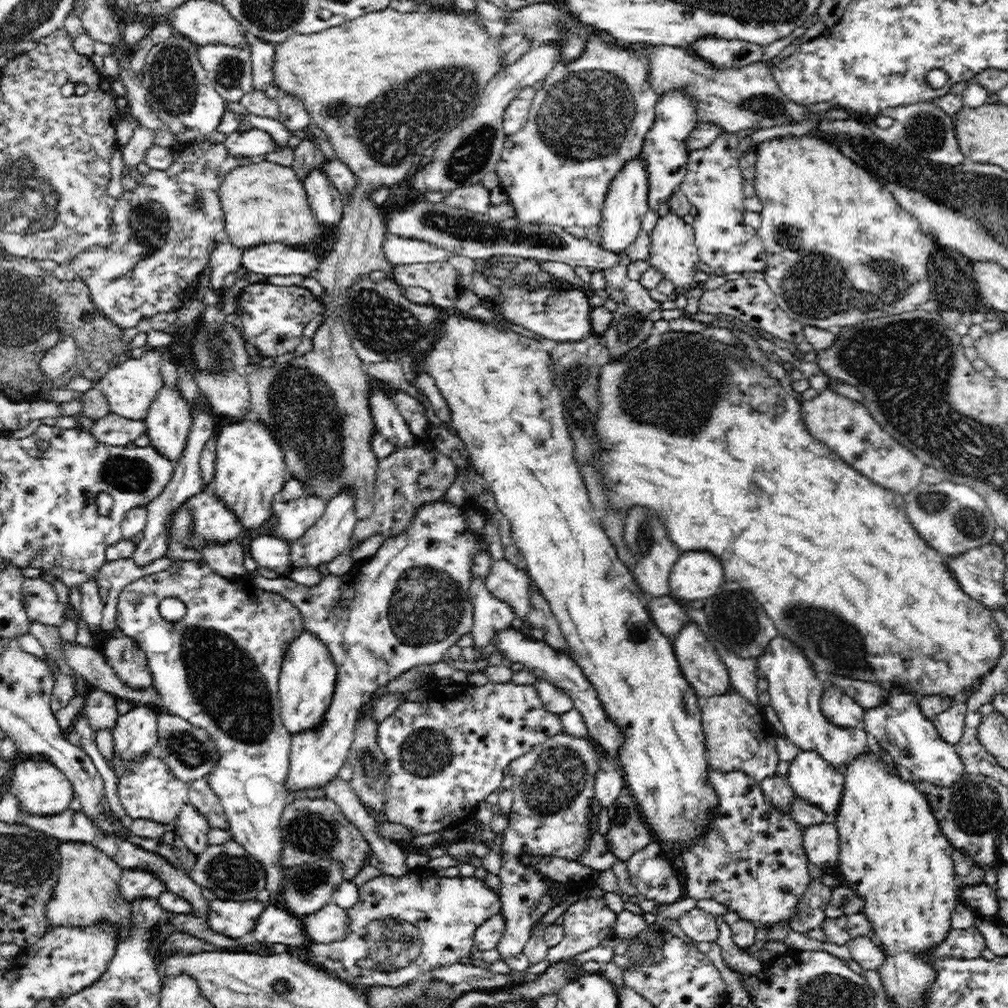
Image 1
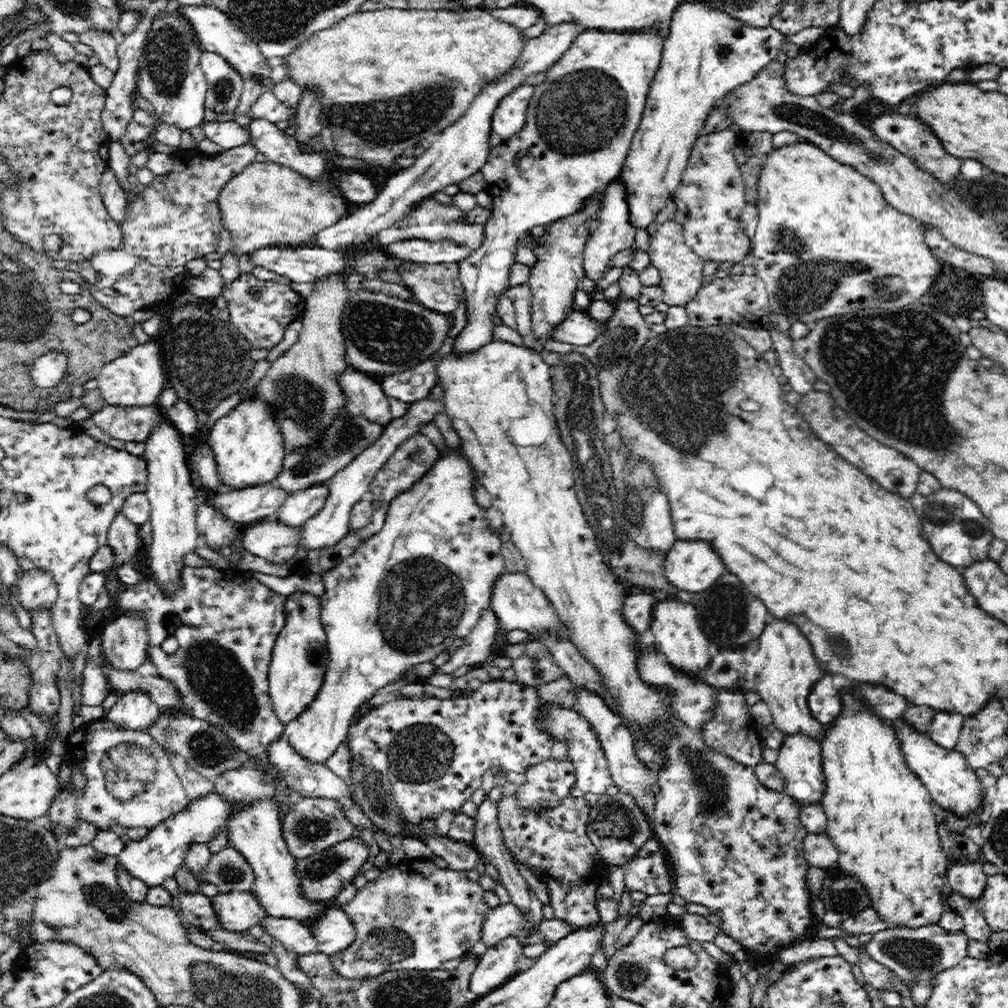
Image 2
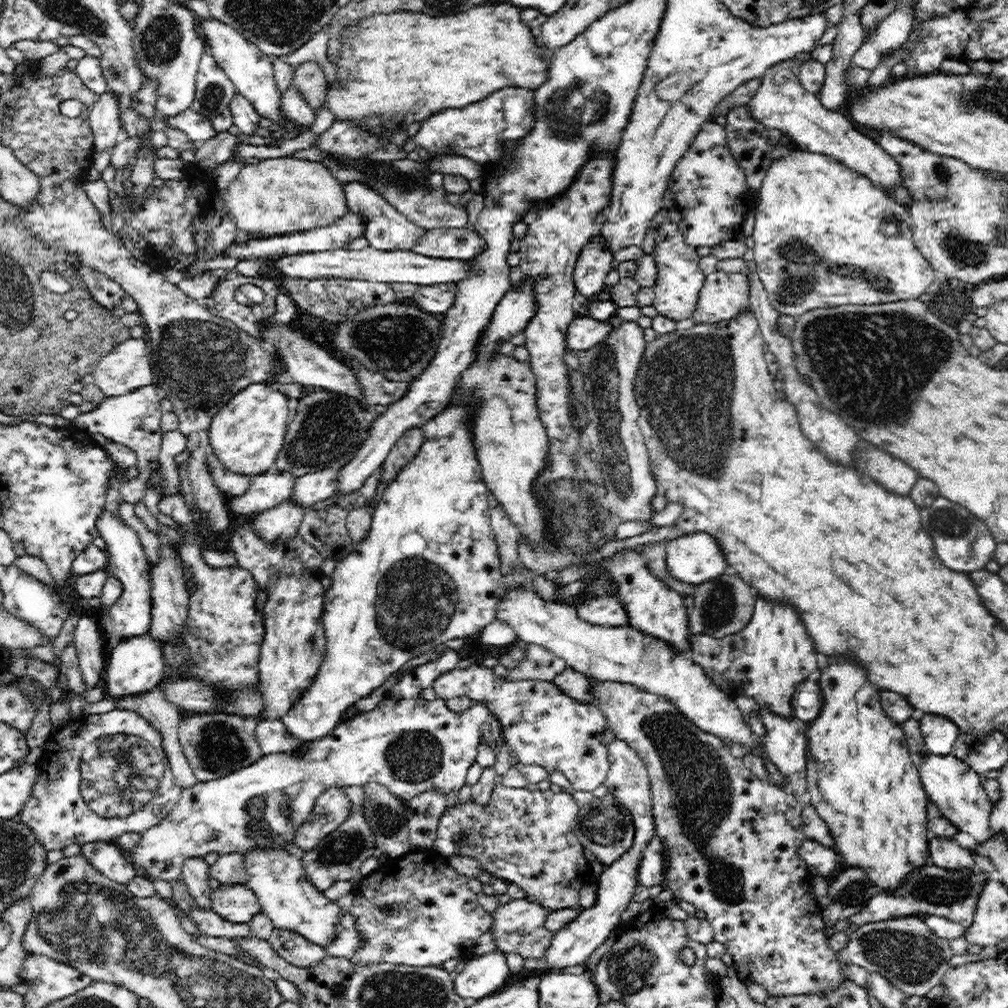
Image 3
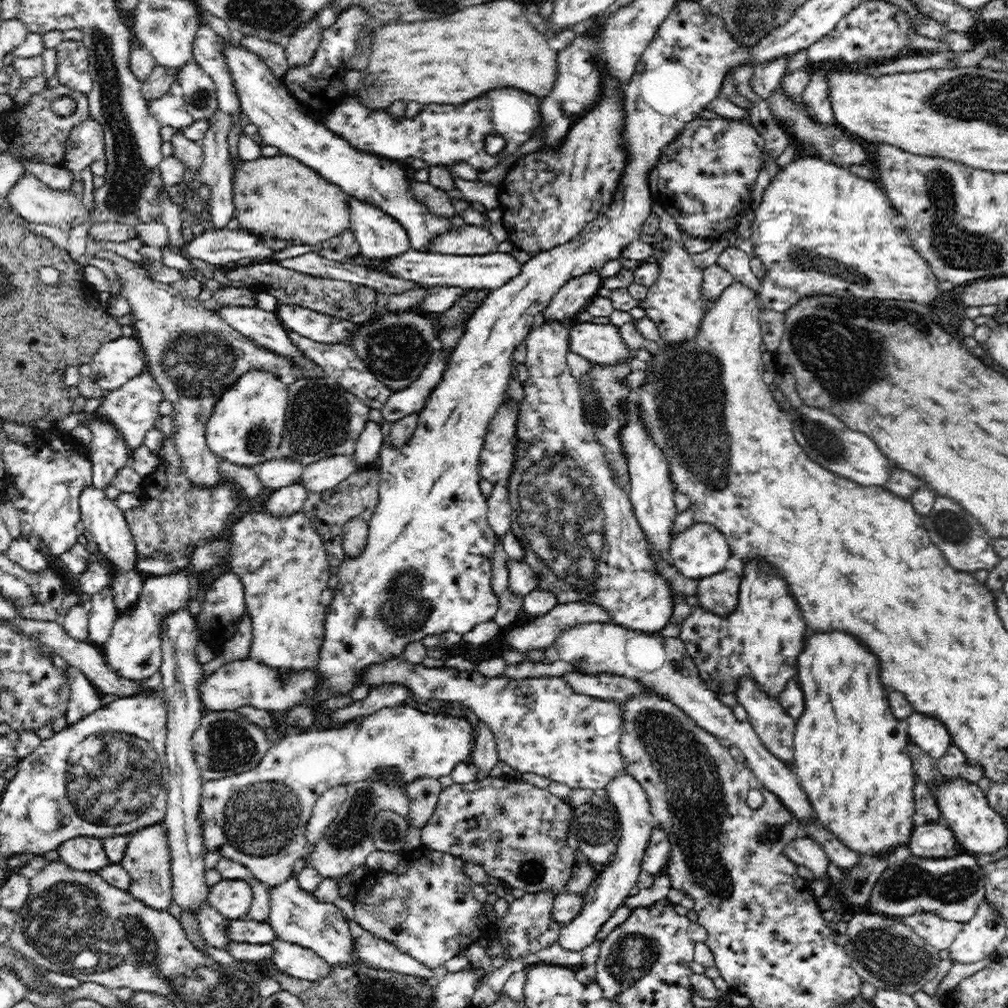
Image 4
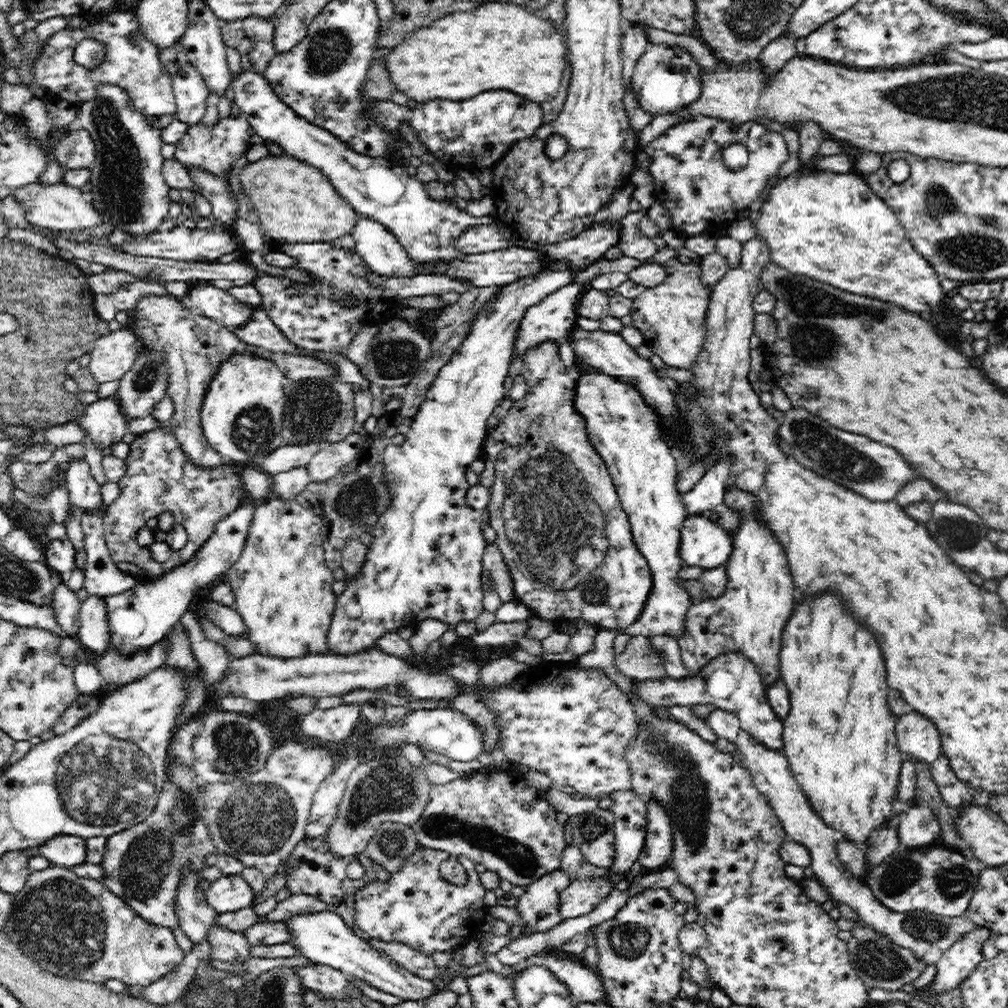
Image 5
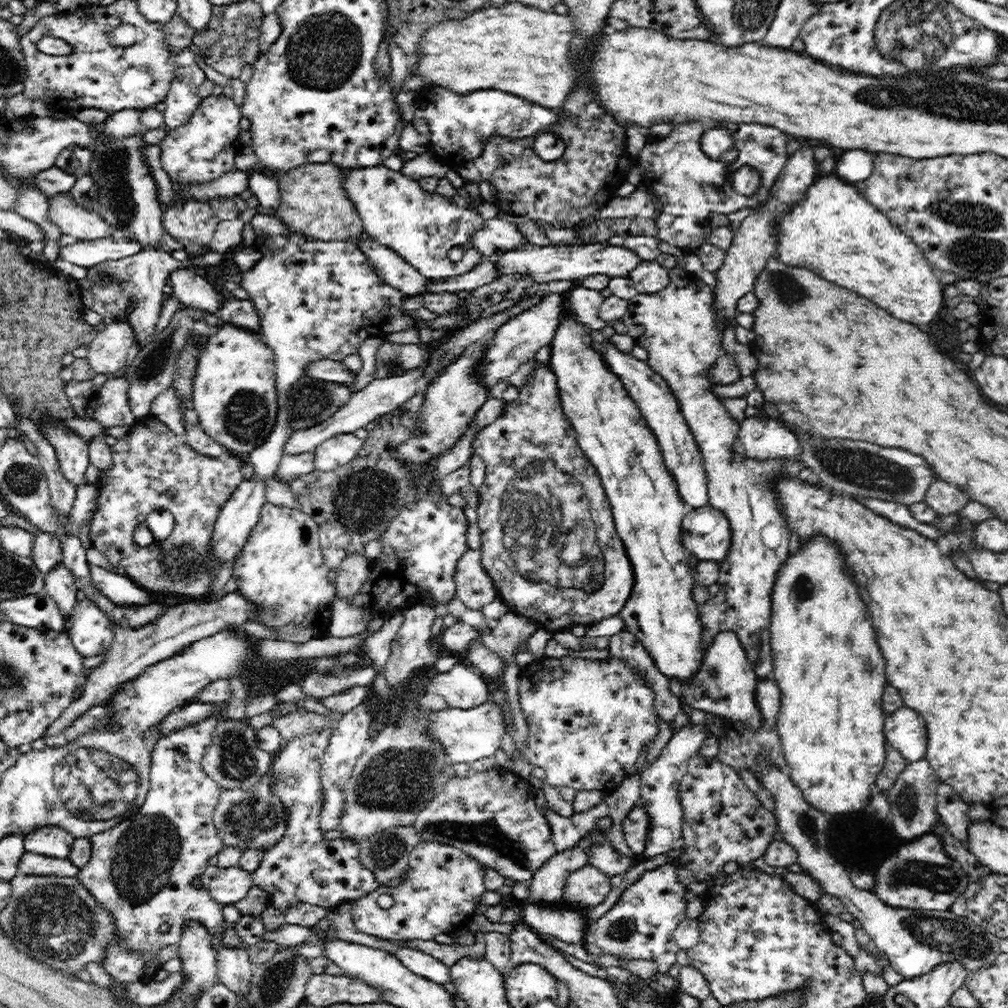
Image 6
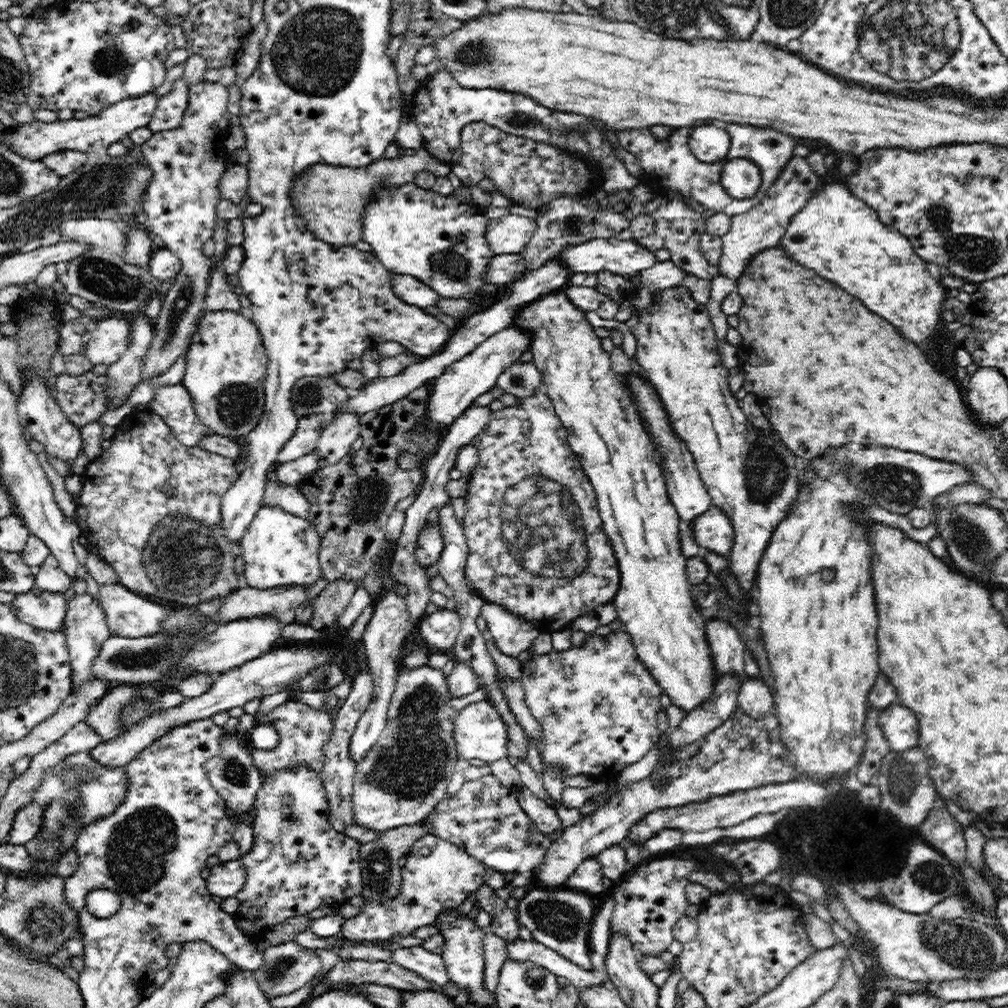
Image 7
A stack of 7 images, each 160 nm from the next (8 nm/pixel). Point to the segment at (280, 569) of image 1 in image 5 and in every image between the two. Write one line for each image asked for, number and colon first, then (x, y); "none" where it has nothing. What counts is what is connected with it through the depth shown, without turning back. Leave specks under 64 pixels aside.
2: (274, 541)
3: (281, 522)
4: (283, 501)
5: (286, 485)

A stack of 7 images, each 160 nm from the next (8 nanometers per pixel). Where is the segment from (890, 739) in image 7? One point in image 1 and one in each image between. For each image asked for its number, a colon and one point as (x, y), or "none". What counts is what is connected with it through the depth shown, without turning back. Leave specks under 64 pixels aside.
1: (950, 724)
2: (945, 727)
3: (940, 734)
4: (928, 733)
5: (917, 736)
6: (905, 729)

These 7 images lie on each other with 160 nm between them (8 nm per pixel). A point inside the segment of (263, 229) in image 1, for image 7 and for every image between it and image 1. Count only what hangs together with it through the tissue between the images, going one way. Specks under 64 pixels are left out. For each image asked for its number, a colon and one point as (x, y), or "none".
2: (267, 204)
3: (275, 197)
4: (278, 196)
5: (296, 203)
6: (313, 203)
7: (331, 200)

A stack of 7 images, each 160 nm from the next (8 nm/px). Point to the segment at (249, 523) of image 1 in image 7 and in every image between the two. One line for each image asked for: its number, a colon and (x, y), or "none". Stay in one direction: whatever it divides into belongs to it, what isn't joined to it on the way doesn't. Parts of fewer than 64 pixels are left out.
2: (247, 443)
3: (247, 435)
4: (246, 426)
5: (242, 416)
6: (235, 395)
7: (226, 364)

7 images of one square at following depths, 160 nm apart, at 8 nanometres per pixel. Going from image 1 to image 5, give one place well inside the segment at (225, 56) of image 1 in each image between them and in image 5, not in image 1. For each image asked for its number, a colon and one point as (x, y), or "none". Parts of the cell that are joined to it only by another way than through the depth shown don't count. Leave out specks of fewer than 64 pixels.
2: (225, 85)
3: (215, 90)
4: (197, 88)
5: (190, 90)

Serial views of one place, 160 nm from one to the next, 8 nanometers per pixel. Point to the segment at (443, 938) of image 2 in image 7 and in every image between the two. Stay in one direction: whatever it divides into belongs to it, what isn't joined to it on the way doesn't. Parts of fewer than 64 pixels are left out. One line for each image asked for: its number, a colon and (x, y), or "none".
3: (418, 911)
4: (425, 907)
5: (416, 906)
6: (443, 884)
7: (438, 876)

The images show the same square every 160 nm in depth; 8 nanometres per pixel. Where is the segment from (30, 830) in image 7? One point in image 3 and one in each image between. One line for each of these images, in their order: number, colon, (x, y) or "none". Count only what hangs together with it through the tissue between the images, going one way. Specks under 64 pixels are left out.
3: (105, 856)
4: (88, 854)
5: (67, 851)
6: (52, 841)

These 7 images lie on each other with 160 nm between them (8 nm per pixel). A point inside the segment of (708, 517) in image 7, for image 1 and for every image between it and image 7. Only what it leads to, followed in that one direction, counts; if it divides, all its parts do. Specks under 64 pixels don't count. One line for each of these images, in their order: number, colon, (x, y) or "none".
1: (695, 575)
2: (691, 565)
3: (693, 559)
4: (701, 550)
5: (704, 543)
6: (706, 533)

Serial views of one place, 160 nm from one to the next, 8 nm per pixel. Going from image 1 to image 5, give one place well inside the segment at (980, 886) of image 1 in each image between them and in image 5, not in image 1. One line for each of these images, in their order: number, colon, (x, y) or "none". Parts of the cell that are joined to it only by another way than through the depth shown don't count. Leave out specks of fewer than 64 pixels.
2: (967, 878)
3: (946, 853)
4: (929, 840)
5: (918, 828)

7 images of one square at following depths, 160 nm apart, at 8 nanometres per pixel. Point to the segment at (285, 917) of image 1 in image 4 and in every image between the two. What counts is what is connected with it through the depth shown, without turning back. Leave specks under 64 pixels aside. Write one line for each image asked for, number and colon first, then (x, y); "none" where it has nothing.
2: (296, 937)
3: (295, 949)
4: (298, 961)

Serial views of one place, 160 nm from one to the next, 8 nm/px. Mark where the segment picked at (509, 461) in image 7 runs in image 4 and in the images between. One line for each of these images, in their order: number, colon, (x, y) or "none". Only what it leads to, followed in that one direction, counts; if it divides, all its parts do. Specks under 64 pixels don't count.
4: (597, 552)
5: (560, 527)
6: (549, 543)

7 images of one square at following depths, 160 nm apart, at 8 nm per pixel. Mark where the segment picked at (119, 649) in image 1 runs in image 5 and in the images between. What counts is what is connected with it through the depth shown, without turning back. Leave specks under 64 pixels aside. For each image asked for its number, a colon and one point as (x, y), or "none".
2: (124, 640)
3: (130, 615)
4: (101, 516)
5: (84, 493)

